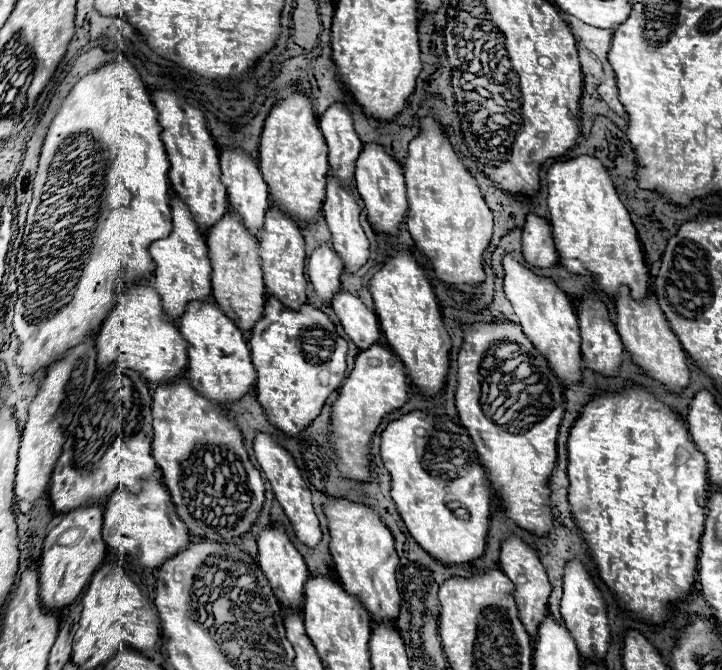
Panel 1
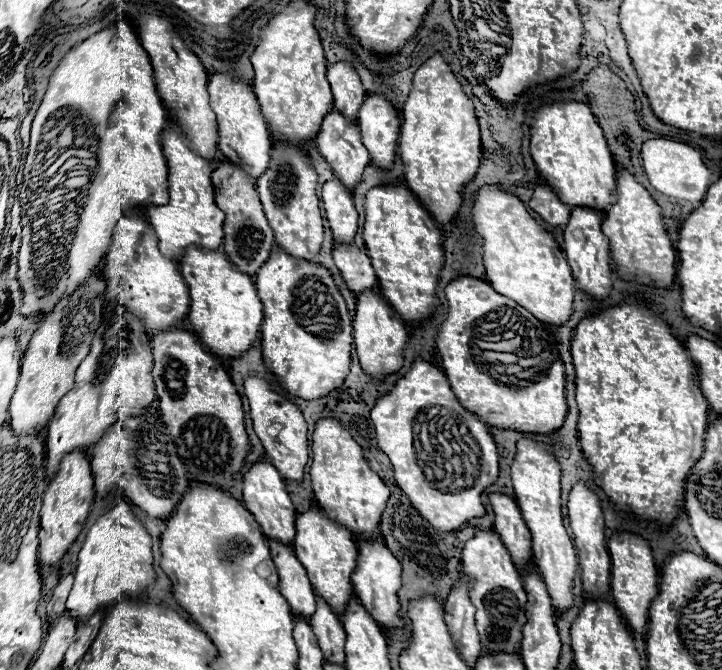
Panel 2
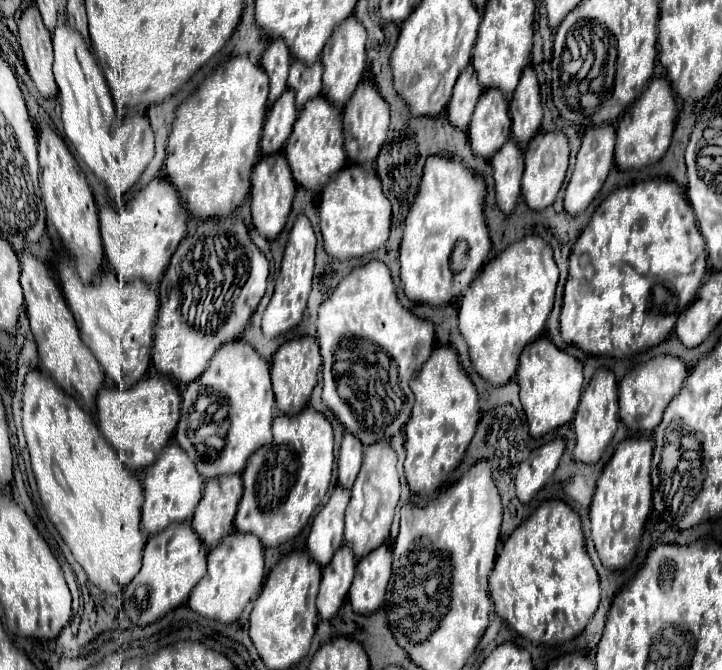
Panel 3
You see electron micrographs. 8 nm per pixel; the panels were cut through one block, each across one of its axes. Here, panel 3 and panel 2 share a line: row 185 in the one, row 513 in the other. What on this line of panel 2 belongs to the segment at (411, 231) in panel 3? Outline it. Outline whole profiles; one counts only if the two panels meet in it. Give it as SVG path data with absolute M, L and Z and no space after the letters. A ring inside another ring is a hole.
M418 358L410 372L396 382L396 386L380 396L372 408L372 422L376 428L376 440L384 454L388 454L396 484L410 498L412 506L426 518L434 528L442 532L452 532L460 528L464 522L476 516L484 516L484 506L480 494L486 486L494 484L498 478L498 448L494 444L488 426L478 420L476 414L468 412L460 406L458 398L452 394L448 378L436 366ZM420 434L420 436L418 436ZM426 436L426 448L440 448L444 458L454 458L458 454L460 460L460 486L458 494L444 494L426 480L422 468L416 464L416 442ZM450 448L450 450L446 450ZM474 466L474 468L472 468ZM466 478L466 482L462 482Z

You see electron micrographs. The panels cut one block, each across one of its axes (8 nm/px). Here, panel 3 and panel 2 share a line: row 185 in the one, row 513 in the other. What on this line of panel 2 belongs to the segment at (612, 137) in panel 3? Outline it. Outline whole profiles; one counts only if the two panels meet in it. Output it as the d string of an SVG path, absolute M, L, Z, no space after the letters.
M576 482L568 496L568 516L570 526L574 532L574 542L580 558L580 574L584 584L584 596L598 600L604 598L604 594L610 590L610 556L606 550L606 536L604 536L604 514L600 506L600 498L584 484Z

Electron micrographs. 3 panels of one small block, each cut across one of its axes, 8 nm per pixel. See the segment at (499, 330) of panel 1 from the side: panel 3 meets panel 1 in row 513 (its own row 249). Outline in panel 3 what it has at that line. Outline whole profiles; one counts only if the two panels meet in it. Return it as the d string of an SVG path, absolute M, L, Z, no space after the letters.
M524 236L490 260L460 298L460 334L468 344L474 370L492 386L502 386L514 378L522 348L544 332L556 282L558 266L552 248L538 236Z

